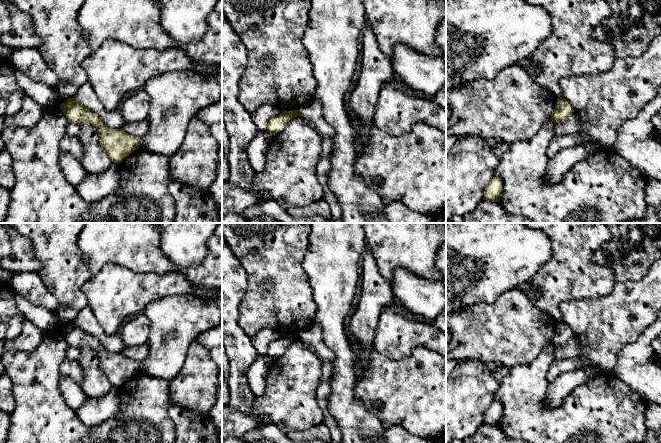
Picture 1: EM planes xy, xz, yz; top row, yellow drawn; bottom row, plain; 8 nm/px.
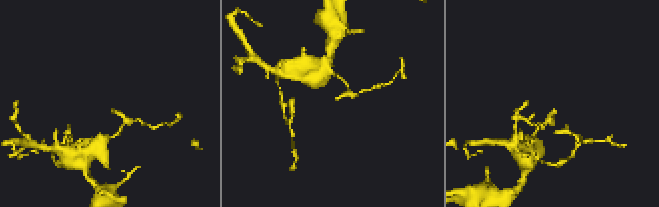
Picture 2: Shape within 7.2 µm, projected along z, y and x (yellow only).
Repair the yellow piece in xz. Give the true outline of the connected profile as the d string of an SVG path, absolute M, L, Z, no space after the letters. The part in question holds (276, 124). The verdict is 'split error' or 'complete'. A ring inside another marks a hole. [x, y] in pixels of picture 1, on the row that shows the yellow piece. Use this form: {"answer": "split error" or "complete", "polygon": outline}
{"answer": "complete", "polygon": "M302 110L284 111L272 118L267 124L267 131L273 136L282 131L284 126L294 117L303 116Z"}

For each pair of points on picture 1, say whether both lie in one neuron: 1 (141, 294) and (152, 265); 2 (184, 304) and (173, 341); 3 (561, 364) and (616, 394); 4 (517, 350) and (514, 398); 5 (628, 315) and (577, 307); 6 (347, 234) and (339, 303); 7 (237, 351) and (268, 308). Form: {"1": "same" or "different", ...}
{"1": "different", "2": "same", "3": "different", "4": "different", "5": "same", "6": "same", "7": "different"}

